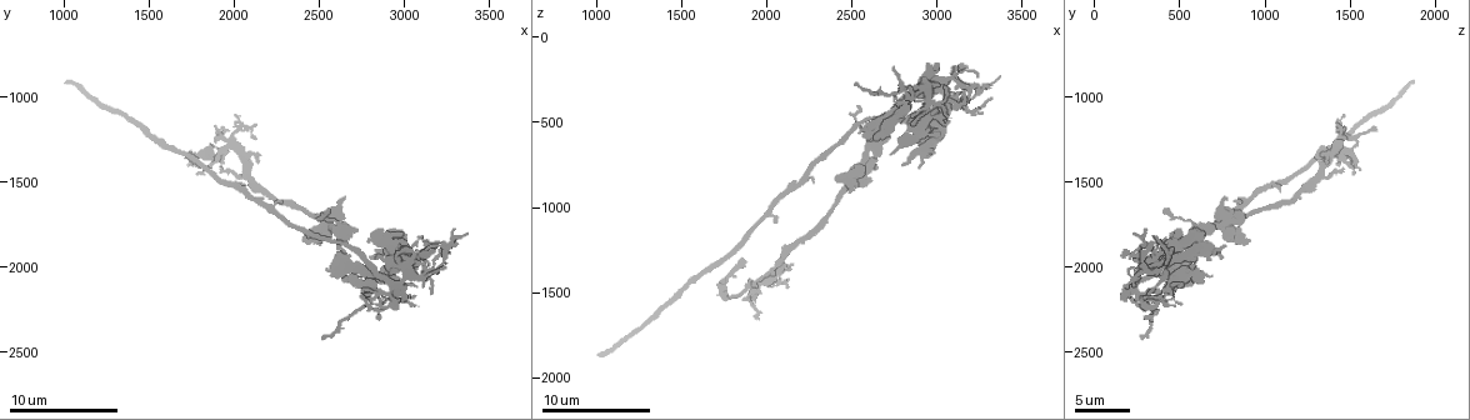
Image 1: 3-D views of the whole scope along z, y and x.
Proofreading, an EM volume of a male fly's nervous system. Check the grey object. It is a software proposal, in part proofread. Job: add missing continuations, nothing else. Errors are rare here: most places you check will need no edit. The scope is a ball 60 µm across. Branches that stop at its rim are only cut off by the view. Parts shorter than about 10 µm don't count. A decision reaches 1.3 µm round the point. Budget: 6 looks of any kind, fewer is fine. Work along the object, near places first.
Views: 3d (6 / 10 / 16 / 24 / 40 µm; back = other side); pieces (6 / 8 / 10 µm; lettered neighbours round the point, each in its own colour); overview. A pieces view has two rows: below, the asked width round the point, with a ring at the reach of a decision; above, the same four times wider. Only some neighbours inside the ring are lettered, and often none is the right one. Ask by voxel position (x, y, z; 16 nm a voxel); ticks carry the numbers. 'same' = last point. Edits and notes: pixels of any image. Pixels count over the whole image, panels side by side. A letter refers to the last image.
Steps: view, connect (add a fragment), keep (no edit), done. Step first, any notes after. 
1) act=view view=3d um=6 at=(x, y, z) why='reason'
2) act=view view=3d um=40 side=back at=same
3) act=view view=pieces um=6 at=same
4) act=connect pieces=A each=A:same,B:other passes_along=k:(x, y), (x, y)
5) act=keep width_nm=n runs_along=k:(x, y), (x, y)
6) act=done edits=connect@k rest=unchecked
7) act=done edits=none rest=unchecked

act=view view=pieces um=10 at=(2540, 2420, 280) why='free end'

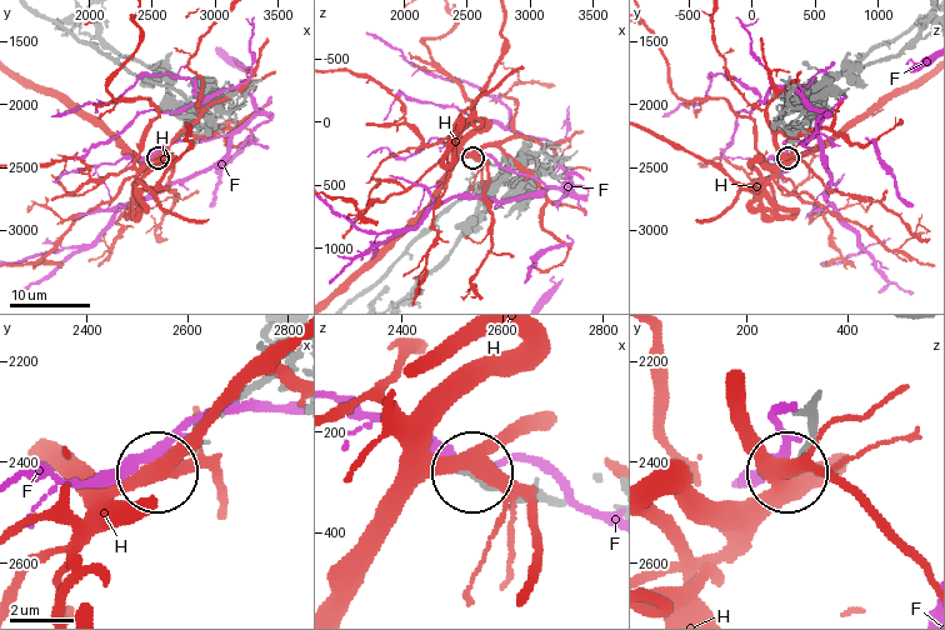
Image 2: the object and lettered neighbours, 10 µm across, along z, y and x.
act=keep each=F:other,H:other found='none of them fits'

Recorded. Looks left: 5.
act=view view=pieces um=8 at=(2740, 2160, 180) why='free end'

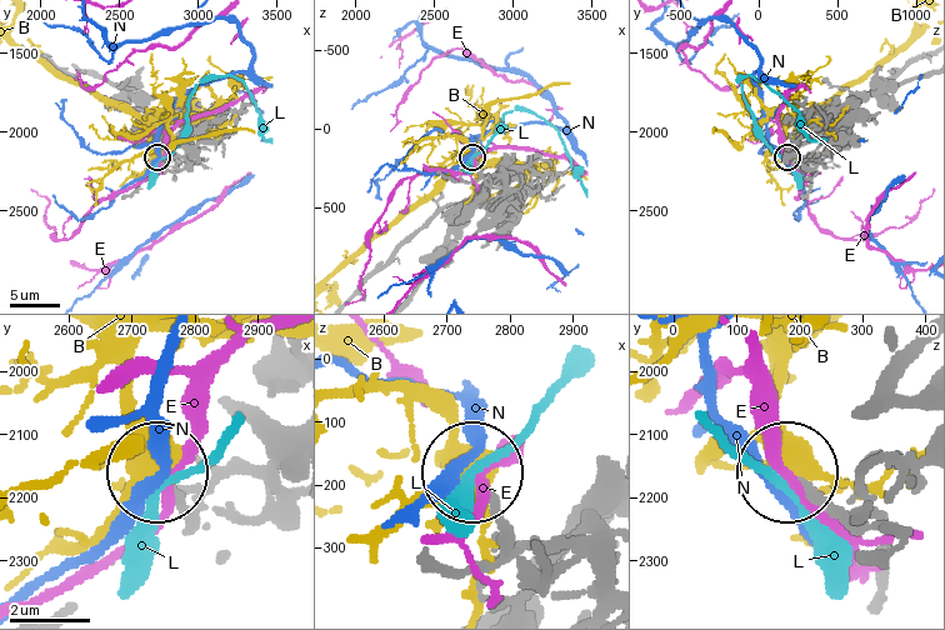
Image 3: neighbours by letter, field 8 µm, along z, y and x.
act=keep width_nm=160 each=B:other,E:other,L:other,N:other runs_along=3:(854, 475), (844, 501), (786, 478) found='no lettered fragment goes on from it'

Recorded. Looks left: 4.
act=view view=pieces um=6 at=(3180, 2160, 320) why='tapers out'

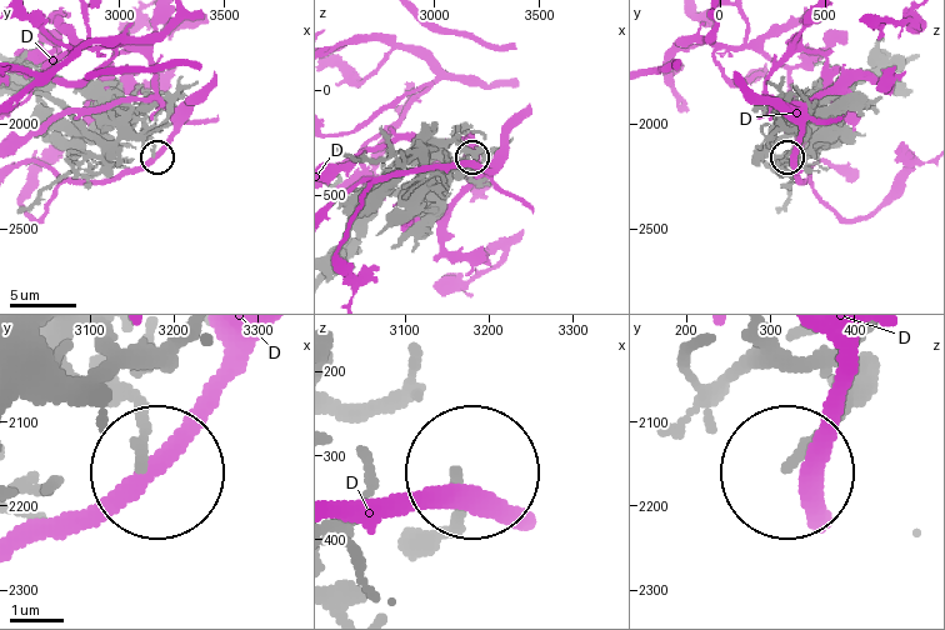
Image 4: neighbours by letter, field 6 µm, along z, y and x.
act=keep each=D:other found='none of them fits'

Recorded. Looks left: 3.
act=done edits=none rest=unchecked

